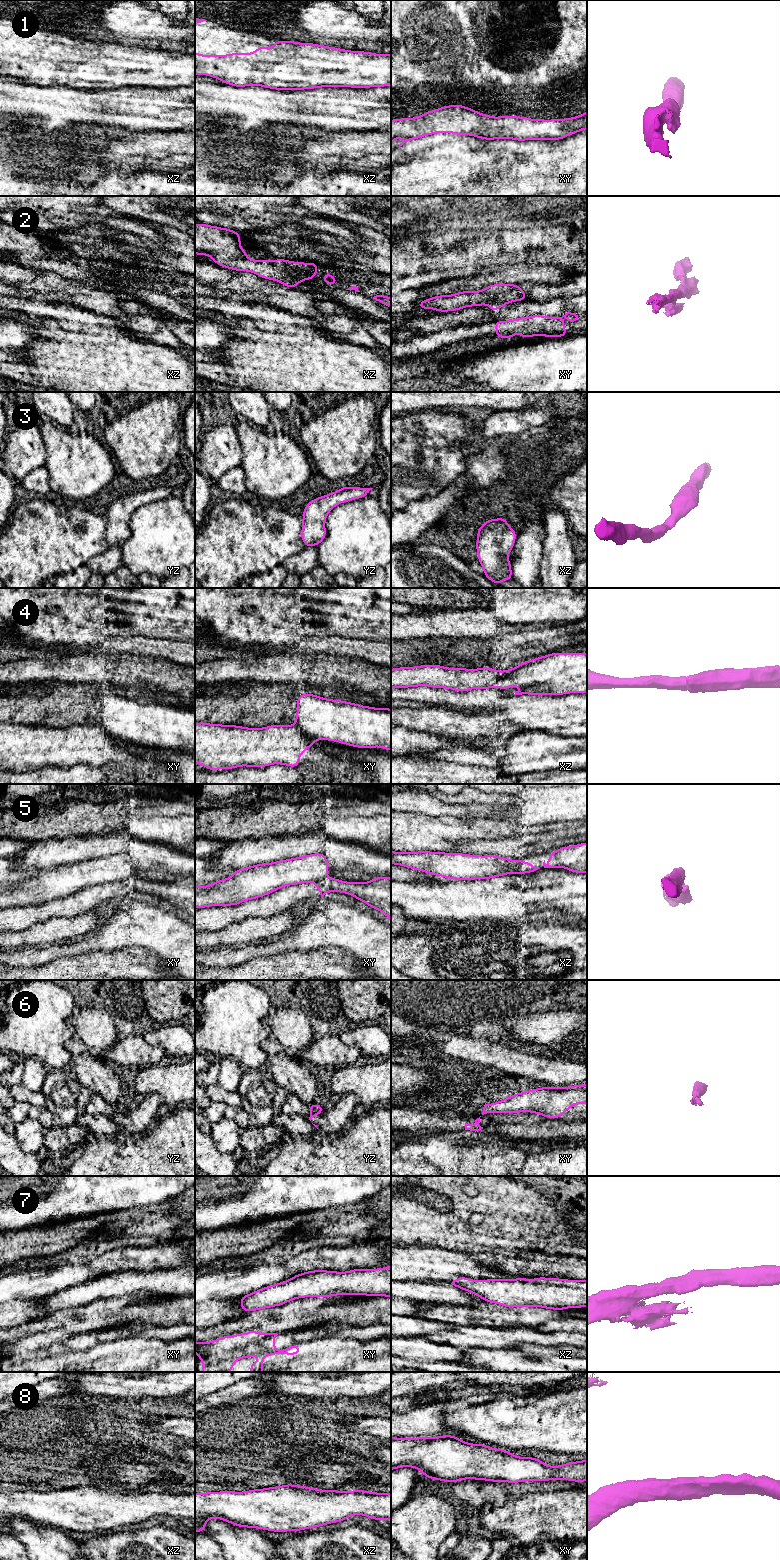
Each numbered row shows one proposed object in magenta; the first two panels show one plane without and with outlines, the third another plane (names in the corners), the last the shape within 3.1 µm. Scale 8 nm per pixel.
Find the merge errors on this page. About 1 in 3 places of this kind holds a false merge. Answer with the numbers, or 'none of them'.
2, 5, 6

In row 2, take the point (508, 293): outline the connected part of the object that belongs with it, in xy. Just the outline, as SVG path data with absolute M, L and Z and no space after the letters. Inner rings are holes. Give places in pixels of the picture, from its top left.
M492 284L481 291L460 291L453 295L428 298L417 304L419 309L434 309L439 312L458 311L469 306L490 305L494 302L512 303L528 300L526 293L517 284Z

